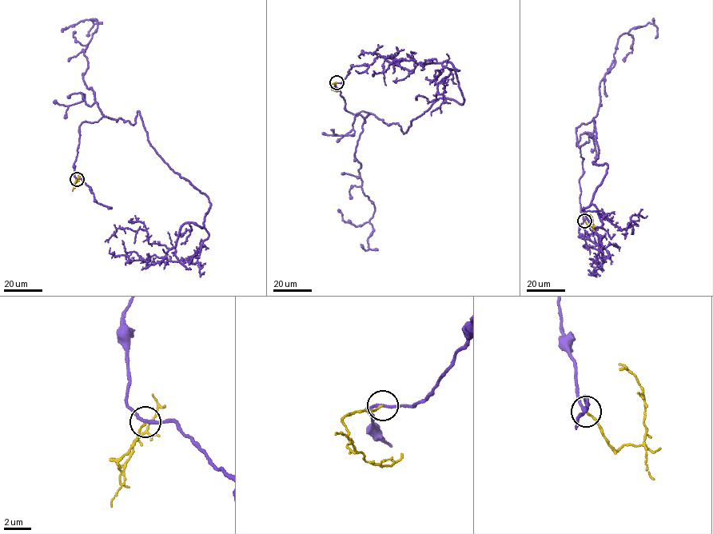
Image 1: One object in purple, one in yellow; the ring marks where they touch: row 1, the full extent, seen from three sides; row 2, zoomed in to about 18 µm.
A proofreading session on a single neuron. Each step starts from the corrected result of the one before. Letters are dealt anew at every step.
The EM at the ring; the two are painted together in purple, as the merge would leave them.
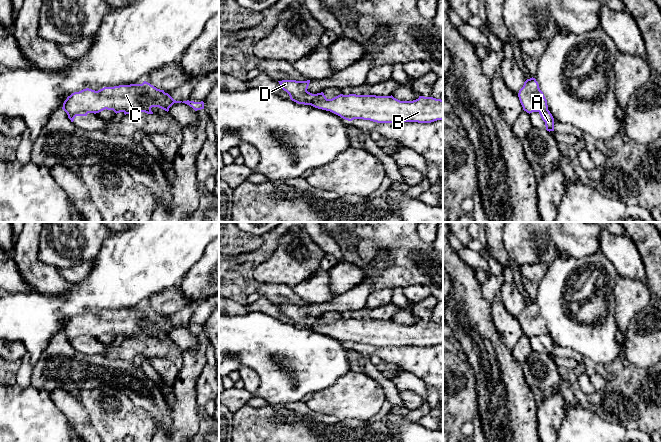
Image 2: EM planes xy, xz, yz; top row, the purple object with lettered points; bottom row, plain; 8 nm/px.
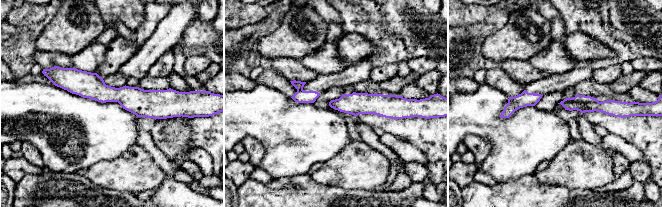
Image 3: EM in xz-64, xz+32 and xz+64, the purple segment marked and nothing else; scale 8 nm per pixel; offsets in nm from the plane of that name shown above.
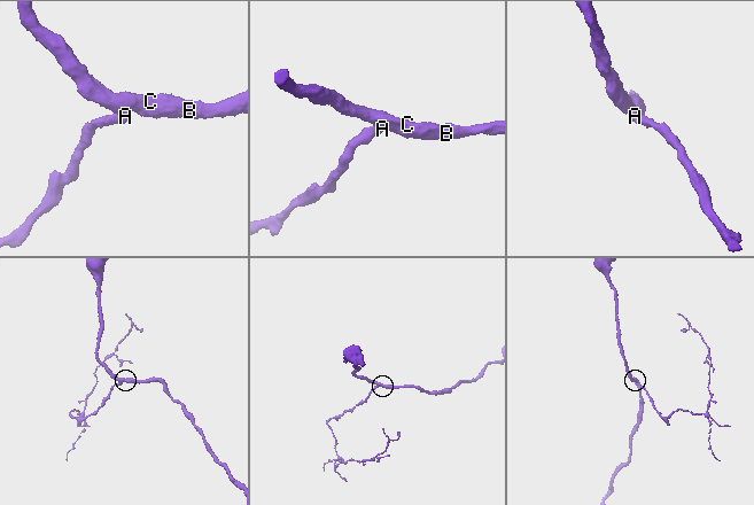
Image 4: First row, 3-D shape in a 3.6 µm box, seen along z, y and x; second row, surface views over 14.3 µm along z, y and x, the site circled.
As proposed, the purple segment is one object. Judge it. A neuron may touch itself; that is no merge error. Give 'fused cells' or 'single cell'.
fused cells

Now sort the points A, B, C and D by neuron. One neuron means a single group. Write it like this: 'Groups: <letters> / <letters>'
Groups: A / B C D

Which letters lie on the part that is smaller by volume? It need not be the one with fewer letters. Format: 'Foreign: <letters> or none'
Foreign: A

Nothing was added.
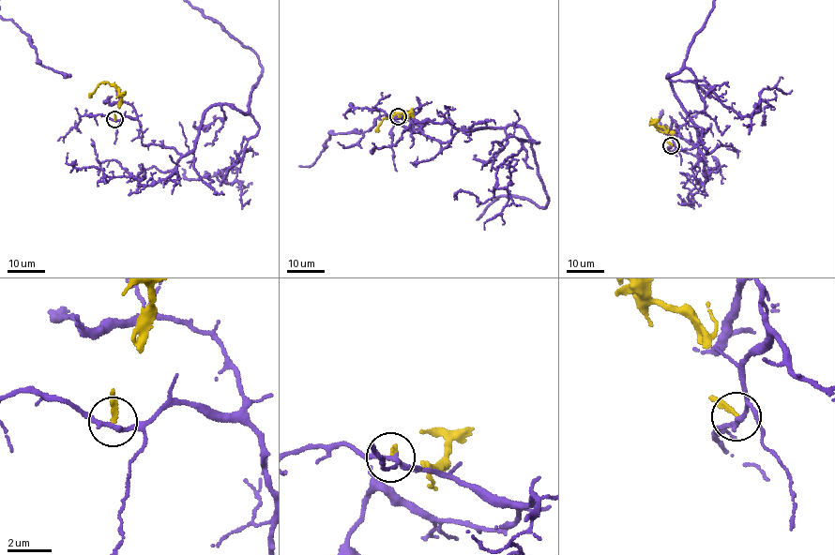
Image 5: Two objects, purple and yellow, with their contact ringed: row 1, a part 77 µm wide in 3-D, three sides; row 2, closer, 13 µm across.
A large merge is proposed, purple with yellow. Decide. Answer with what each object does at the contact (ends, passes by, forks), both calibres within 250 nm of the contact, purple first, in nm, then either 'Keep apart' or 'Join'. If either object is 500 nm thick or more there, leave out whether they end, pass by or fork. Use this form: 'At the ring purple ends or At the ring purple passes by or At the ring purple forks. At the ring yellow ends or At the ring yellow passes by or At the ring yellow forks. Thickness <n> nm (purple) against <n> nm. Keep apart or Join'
At the ring purple passes by. At the ring yellow ends. Thickness 190 nm (purple) against 180 nm. Keep apart

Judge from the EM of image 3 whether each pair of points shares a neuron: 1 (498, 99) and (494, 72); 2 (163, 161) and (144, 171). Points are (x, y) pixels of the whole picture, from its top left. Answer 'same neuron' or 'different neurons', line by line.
1: different neurons
2: different neurons

